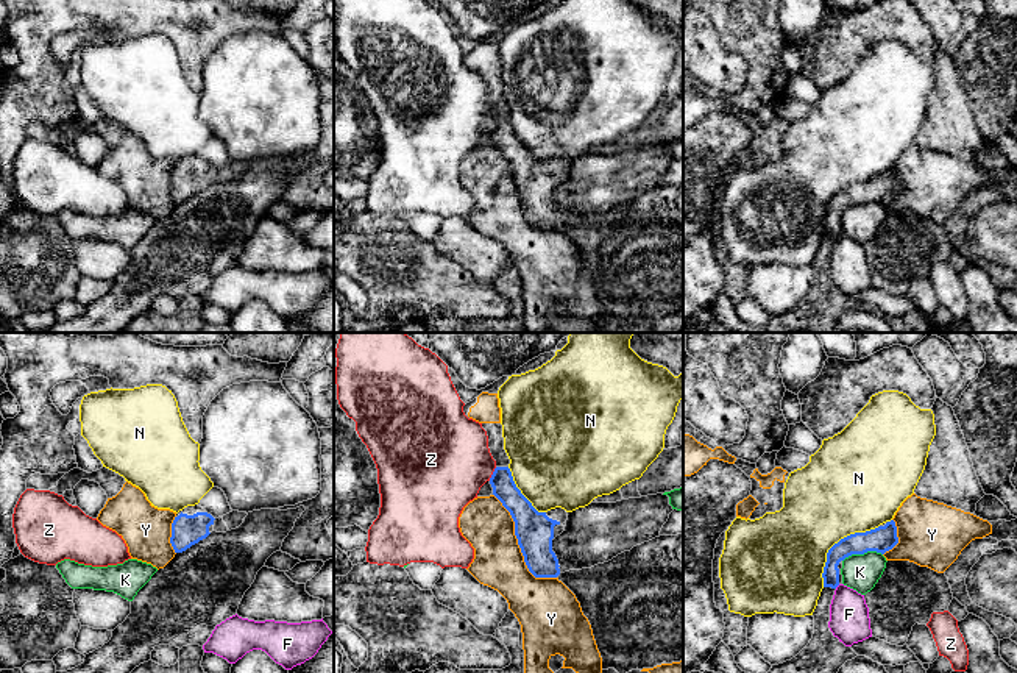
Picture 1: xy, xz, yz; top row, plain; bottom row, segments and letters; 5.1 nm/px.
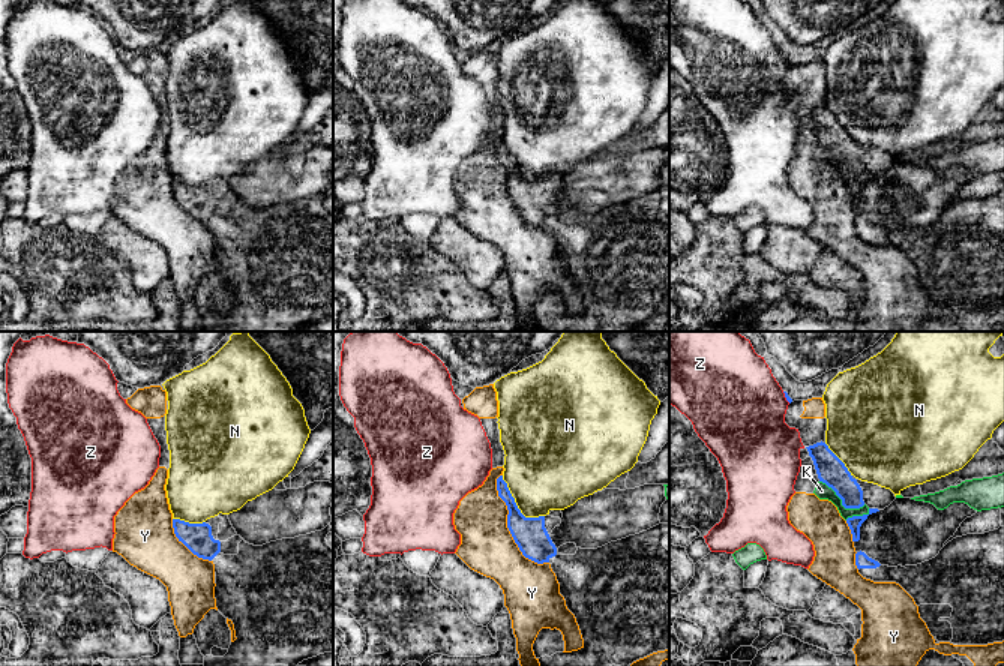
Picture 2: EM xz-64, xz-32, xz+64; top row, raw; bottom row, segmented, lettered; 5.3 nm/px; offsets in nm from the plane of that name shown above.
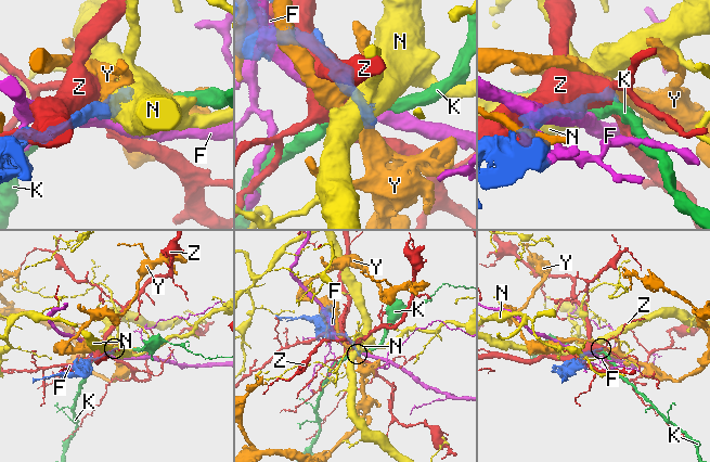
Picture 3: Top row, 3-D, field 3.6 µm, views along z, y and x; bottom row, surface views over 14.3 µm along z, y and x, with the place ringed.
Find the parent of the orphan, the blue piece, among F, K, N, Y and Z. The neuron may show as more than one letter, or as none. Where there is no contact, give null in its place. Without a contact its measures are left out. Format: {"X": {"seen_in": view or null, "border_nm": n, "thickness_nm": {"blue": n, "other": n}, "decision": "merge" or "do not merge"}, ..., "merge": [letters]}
{"F": {"seen_in": "yz", "border_nm": 40, "thickness_nm": {"blue": 110, "other": 200}, "decision": "do not merge"}, "K": {"seen_in": "yz", "border_nm": 220, "thickness_nm": {"blue": 140, "other": 190}, "decision": "do not merge"}, "N": {"seen_in": "yz", "border_nm": 440, "thickness_nm": {"blue": 140, "other": 440}, "decision": "do not merge"}, "Y": {"seen_in": "xz", "border_nm": 550, "thickness_nm": {"blue": 200, "other": 260}, "decision": "do not merge"}, "Z": {"seen_in": "xz", "border_nm": 80, "thickness_nm": {"blue": 120, "other": 440}, "decision": "do not merge"}, "merge": []}

